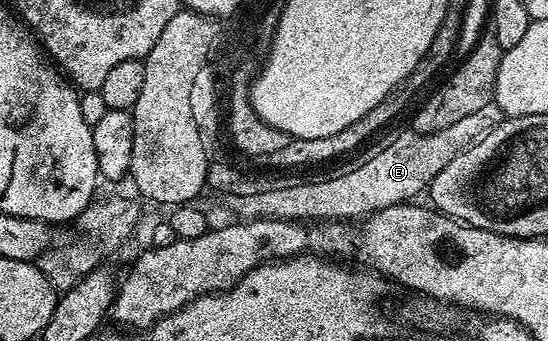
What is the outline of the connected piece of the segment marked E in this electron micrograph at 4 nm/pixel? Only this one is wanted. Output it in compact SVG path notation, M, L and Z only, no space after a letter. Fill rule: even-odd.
M495 104L471 112L442 130L430 134L408 132L401 134L394 142L378 149L375 160L362 162L355 172L340 174L334 178L324 177L319 182L302 182L295 188L277 188L275 190L257 190L251 196L229 198L229 210L241 220L275 218L279 222L312 223L314 220L361 220L383 208L408 203L417 193L424 191L434 176L455 156L471 148L487 132L494 130L503 120L501 109Z

